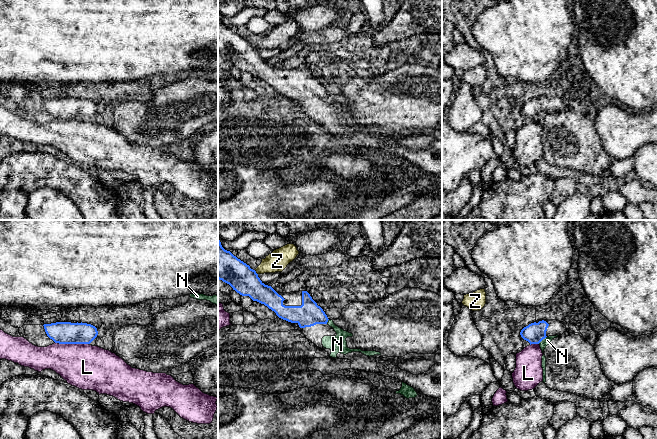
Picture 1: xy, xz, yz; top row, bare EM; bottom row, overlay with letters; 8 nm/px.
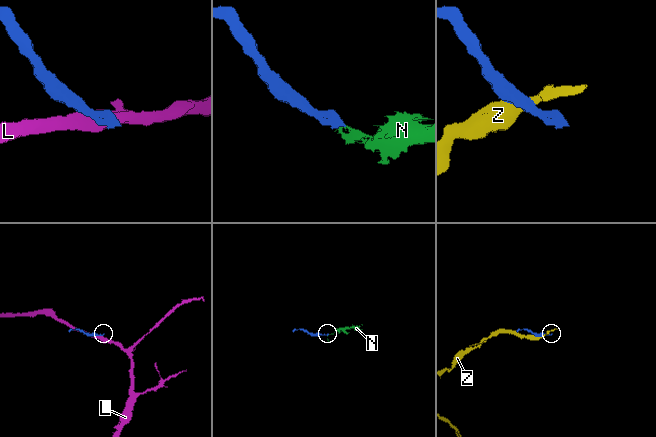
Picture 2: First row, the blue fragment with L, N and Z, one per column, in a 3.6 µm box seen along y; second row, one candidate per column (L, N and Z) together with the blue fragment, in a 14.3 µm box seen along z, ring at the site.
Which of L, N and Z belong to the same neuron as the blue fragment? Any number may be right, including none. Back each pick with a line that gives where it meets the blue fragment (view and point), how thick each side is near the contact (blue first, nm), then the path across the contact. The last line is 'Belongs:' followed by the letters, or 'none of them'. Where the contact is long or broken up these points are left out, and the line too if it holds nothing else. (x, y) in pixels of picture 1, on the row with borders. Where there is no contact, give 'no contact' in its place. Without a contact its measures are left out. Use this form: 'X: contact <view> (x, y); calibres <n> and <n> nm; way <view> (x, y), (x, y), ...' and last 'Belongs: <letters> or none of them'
N: contact yz (542, 339); calibres 170 and 60 nm; way yz (534, 333), (542, 339), (547, 340)
Belongs: N

